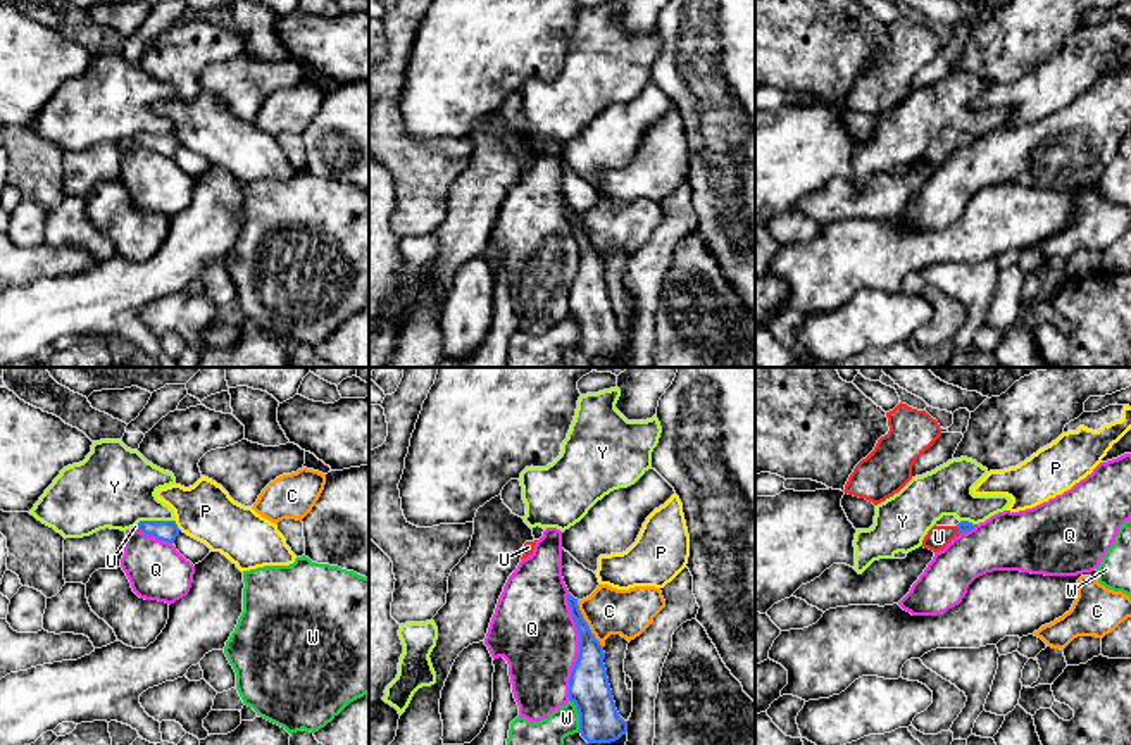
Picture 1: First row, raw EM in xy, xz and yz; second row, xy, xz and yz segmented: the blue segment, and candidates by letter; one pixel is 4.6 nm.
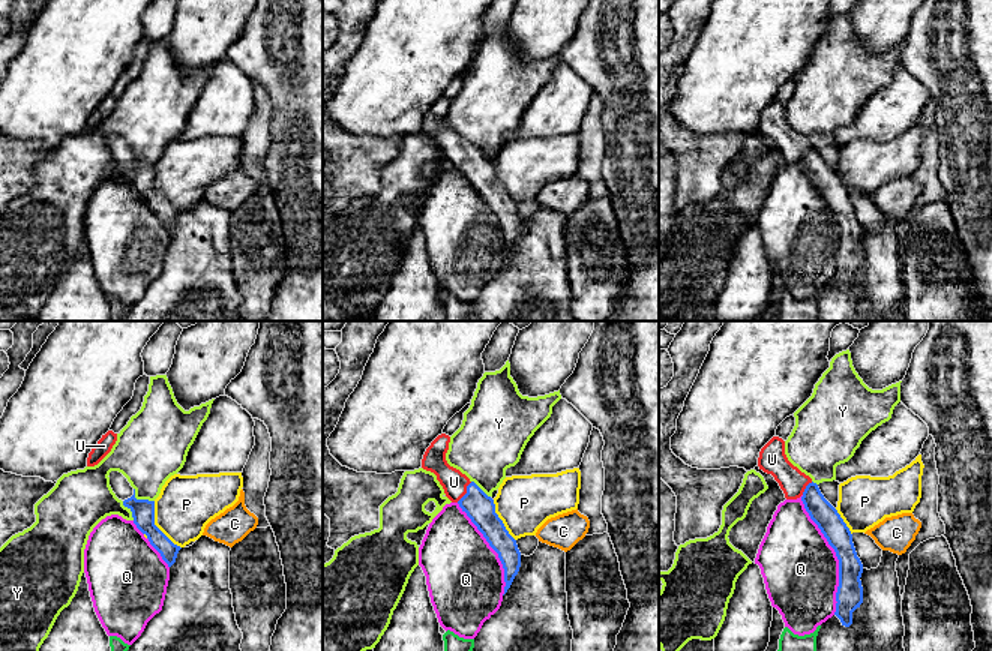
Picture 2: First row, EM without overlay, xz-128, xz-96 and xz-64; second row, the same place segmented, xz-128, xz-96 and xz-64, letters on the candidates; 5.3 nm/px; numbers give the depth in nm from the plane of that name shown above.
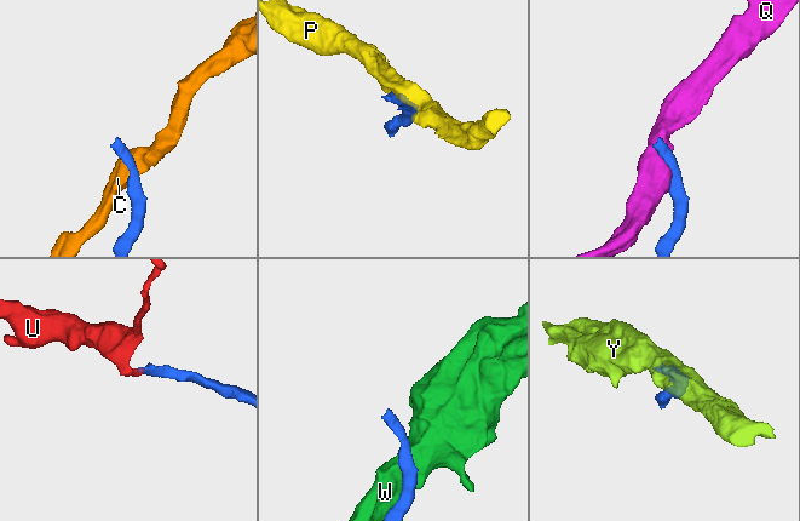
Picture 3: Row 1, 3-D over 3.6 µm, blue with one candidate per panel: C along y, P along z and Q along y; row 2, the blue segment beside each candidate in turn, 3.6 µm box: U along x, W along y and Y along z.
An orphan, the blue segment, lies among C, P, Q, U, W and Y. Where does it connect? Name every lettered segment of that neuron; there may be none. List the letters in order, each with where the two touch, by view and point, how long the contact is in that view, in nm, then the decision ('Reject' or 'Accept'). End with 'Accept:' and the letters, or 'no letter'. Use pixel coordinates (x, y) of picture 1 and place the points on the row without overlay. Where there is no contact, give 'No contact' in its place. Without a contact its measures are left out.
C: Touches blue at xz (587, 238). Shared border 260 nm. Reject
P: Touches blue at xy (176, 138). Shared border 70 nm. Reject
Q: Touches blue at xz (580, 261). Shared border 500 nm. Reject
U: Touches blue at yz (957, 142). Shared border 40 nm. Accept
W: Touches blue at xz (580, 330). Shared border 170 nm. Reject
Y: Touches blue at xy (154, 135). Shared border 190 nm. Reject
Accept: U

